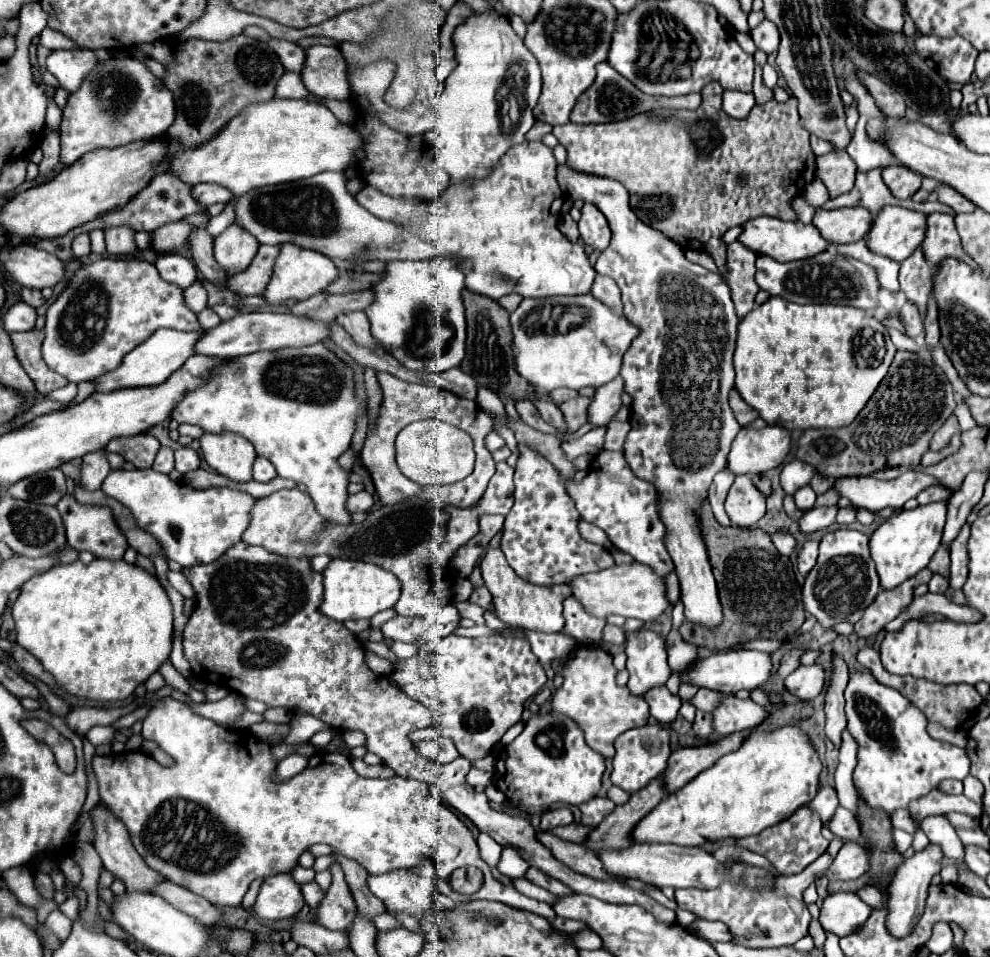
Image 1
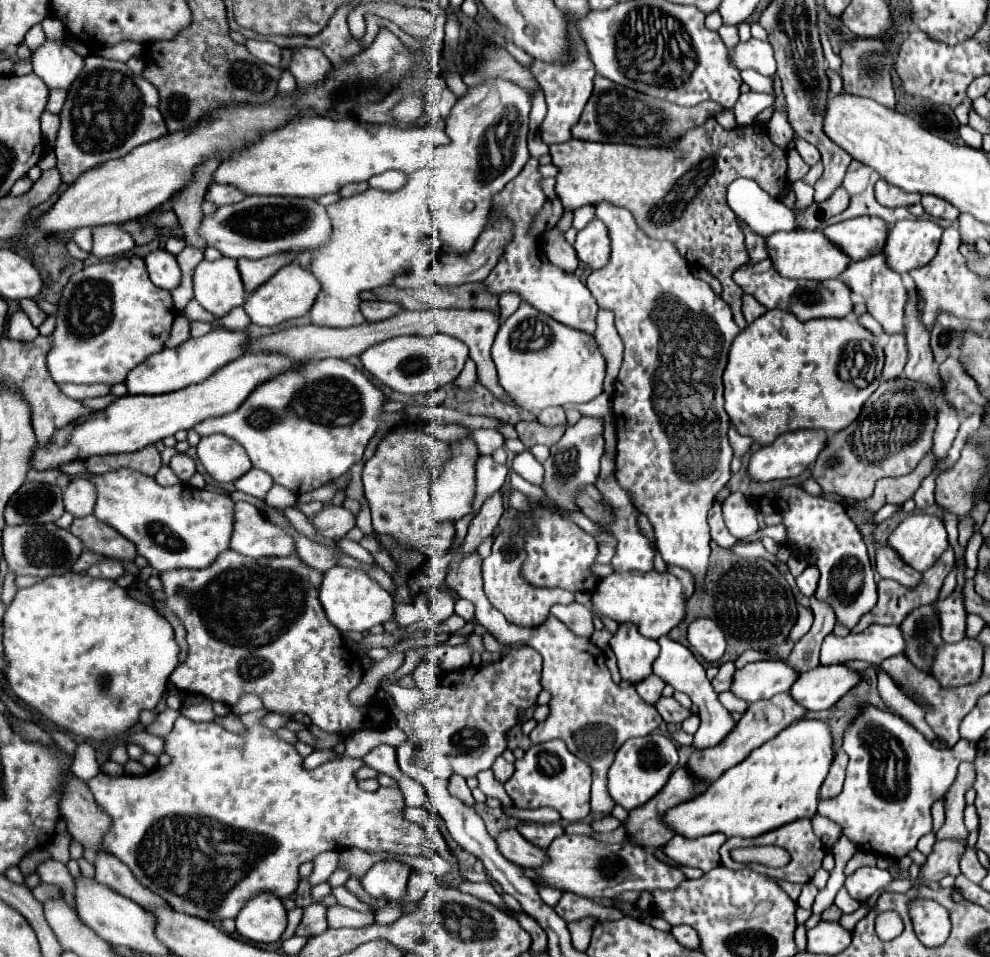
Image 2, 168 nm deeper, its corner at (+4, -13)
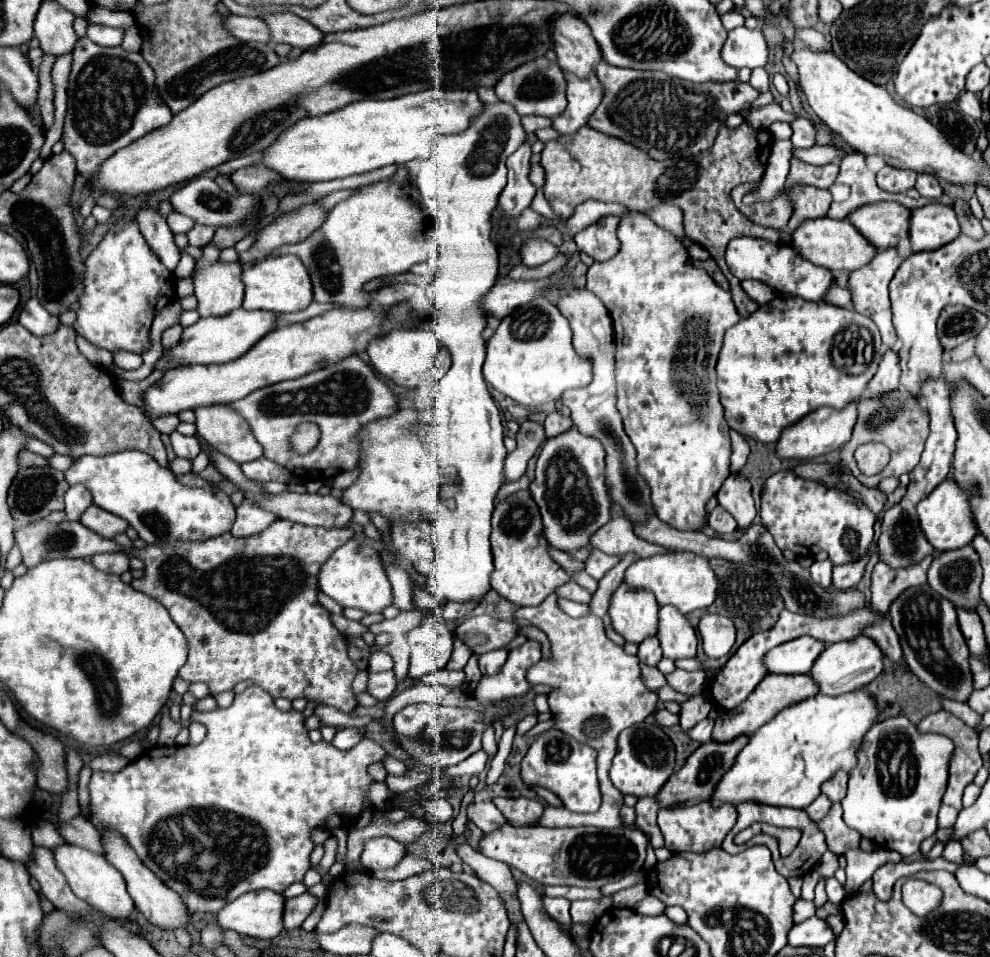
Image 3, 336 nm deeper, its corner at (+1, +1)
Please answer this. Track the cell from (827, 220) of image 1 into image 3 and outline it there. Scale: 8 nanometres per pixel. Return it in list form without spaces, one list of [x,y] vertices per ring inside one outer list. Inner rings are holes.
[[[878,202],[850,214],[850,222],[878,248],[894,248],[910,234],[910,210],[898,202]]]

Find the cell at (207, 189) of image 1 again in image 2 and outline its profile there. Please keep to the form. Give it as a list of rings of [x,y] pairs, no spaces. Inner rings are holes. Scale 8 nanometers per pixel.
[[[213,182],[209,186],[205,198],[219,208],[219,206],[227,206],[227,204],[235,204],[235,202],[243,200],[245,194],[239,192],[239,190],[235,190],[235,188],[231,188],[231,186],[223,186],[223,184],[215,184]]]

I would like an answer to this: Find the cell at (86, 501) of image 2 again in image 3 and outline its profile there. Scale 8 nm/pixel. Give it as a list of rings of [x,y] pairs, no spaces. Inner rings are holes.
[[[80,484],[70,486],[66,492],[66,520],[68,522],[80,520],[80,516],[90,504],[92,504],[92,496],[90,492],[86,492],[86,488],[82,488]]]

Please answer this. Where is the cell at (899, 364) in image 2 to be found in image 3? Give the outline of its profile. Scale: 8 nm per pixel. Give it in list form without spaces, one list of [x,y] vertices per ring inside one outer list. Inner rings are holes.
[[[888,350],[884,360],[878,366],[878,372],[868,384],[868,390],[872,396],[886,394],[892,390],[898,390],[898,380],[900,380],[900,368],[898,368],[898,354]]]

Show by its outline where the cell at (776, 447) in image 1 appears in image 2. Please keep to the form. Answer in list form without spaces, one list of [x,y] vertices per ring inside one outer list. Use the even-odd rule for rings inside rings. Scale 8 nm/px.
[[[799,430],[799,432],[787,432],[783,436],[779,436],[773,444],[769,446],[761,446],[757,452],[753,452],[749,466],[747,466],[747,476],[751,480],[757,482],[769,482],[769,480],[777,480],[777,478],[791,478],[791,476],[799,476],[805,468],[809,468],[819,450],[823,450],[827,442],[827,432],[817,432],[817,430]]]

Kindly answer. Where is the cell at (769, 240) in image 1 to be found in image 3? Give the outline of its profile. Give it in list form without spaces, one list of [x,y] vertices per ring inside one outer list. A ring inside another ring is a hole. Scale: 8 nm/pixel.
[[[816,218],[806,220],[796,232],[792,232],[792,246],[806,256],[812,264],[818,264],[828,270],[856,270],[864,264],[870,264],[876,256],[876,248],[854,228],[850,220],[834,220],[834,218]]]

